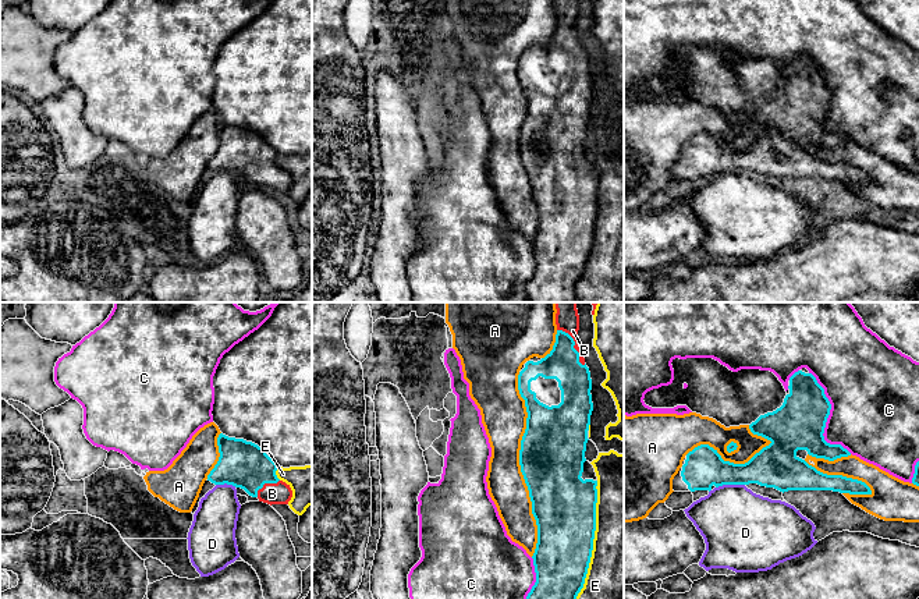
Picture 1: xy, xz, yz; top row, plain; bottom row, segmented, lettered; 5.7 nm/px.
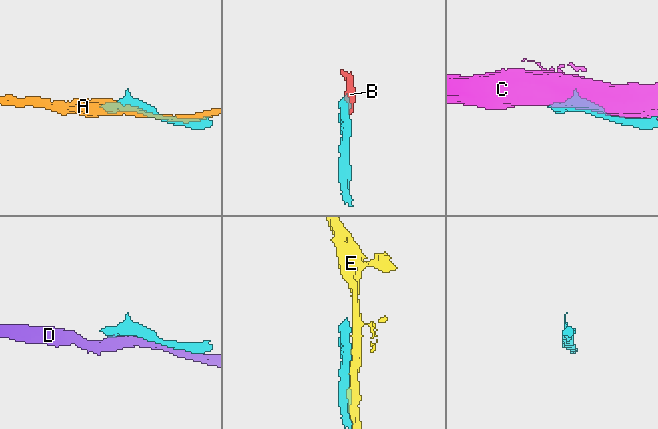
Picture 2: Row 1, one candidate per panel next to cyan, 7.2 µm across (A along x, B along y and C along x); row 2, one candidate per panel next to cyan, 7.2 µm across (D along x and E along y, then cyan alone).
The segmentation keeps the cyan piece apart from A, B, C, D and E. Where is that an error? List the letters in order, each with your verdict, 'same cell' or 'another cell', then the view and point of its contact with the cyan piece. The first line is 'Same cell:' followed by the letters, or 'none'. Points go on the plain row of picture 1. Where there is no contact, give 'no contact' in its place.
Same cell: B
A: another cell | xz (520, 152)
B: same cell | xz (574, 32)
C: another cell | yz (826, 107)
D: another cell | yz (730, 172)
E: another cell | xz (592, 236)

